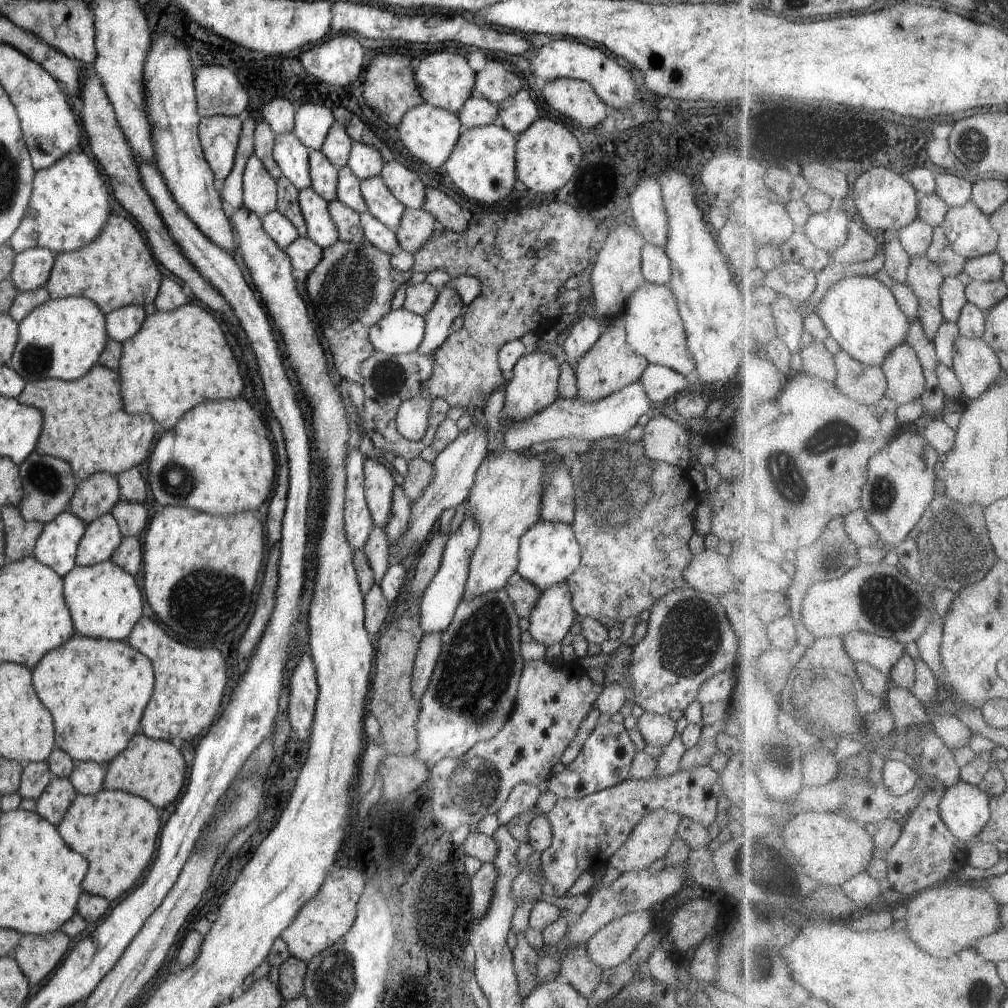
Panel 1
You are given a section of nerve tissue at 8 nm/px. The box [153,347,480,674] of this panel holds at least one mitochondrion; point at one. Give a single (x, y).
(199, 603)

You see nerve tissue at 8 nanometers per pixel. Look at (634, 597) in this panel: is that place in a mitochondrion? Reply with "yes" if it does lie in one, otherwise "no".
no

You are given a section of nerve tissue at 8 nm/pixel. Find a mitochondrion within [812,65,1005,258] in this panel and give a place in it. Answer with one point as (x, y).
(965, 150)

